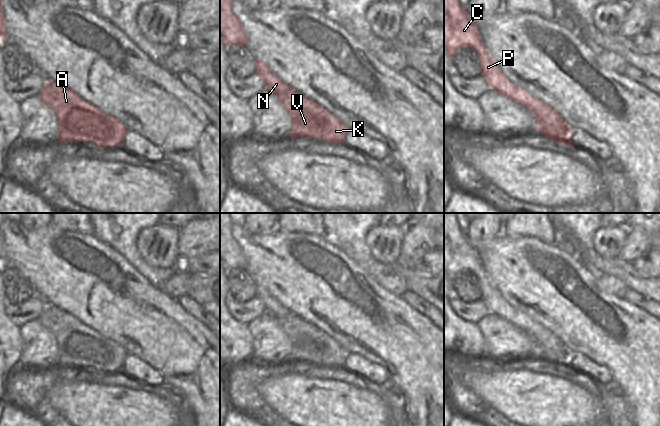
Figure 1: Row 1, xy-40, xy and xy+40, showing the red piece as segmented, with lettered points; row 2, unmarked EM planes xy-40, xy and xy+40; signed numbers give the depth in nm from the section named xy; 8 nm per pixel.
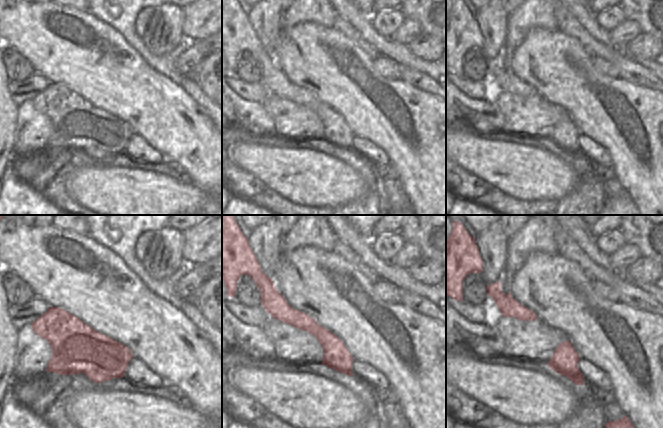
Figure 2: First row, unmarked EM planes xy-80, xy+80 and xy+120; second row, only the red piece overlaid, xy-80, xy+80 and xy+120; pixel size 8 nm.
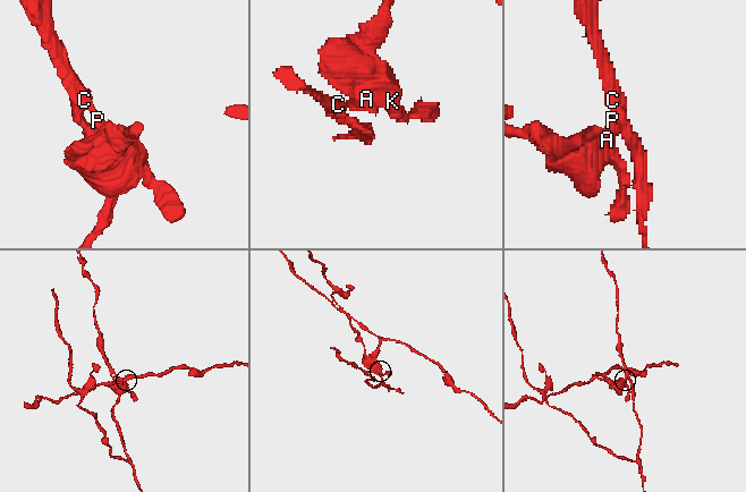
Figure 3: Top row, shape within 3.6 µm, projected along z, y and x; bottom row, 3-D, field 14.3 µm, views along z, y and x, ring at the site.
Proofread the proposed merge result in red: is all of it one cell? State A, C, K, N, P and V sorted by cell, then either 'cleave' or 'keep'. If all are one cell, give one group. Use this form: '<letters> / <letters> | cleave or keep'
A K V / C N P | cleave

